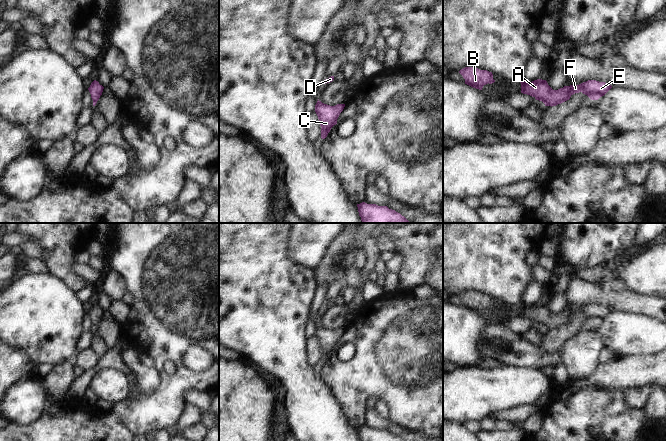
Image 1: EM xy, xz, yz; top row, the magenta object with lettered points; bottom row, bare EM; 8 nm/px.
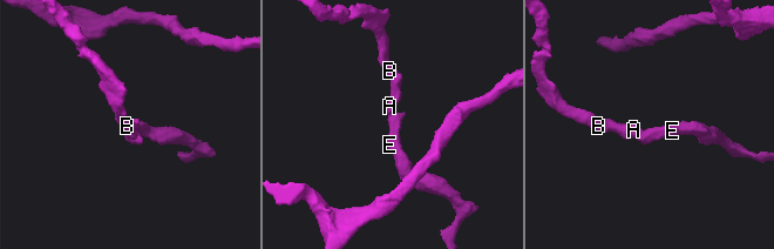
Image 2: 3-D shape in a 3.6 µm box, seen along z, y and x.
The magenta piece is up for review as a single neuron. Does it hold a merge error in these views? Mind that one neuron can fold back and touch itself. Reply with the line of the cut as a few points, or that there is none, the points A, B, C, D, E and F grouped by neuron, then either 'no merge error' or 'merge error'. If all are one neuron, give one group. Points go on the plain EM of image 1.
cut none; groups A B C D E F; no merge error

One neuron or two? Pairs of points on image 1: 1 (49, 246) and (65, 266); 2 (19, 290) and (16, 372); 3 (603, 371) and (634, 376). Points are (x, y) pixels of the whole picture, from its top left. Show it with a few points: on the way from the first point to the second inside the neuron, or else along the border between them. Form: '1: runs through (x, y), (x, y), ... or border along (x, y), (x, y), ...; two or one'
1: runs through (54, 251), (61, 258), (61, 261); one
2: border along (10, 345), (22, 349), (29, 356); two
3: runs through (611, 374), (626, 374); one

